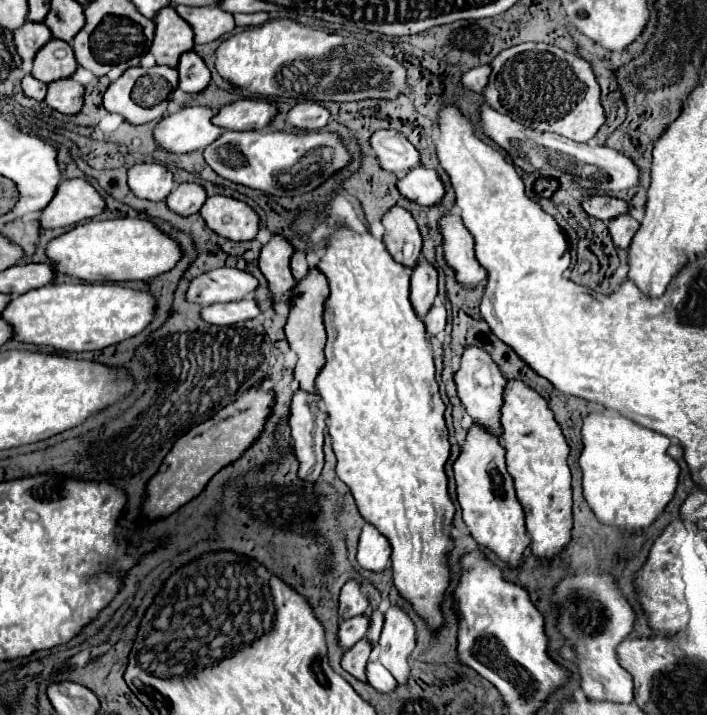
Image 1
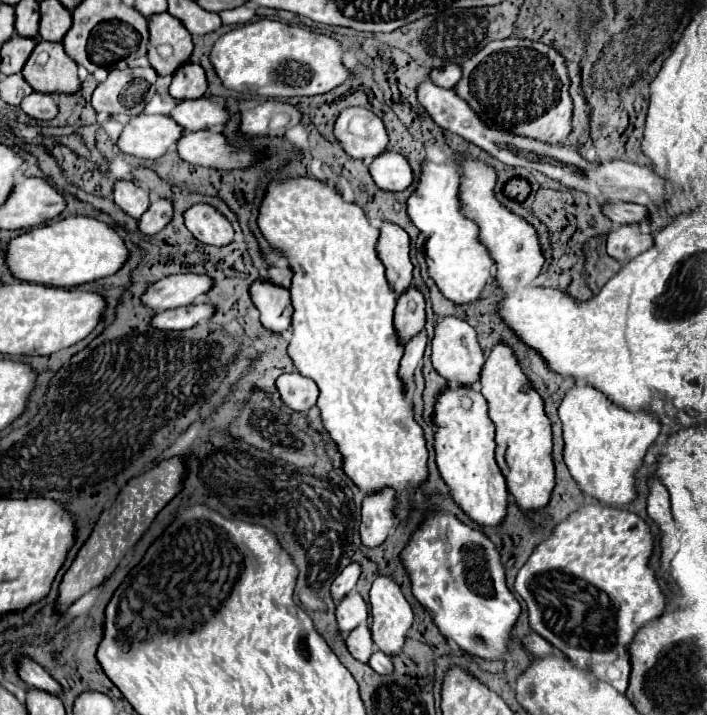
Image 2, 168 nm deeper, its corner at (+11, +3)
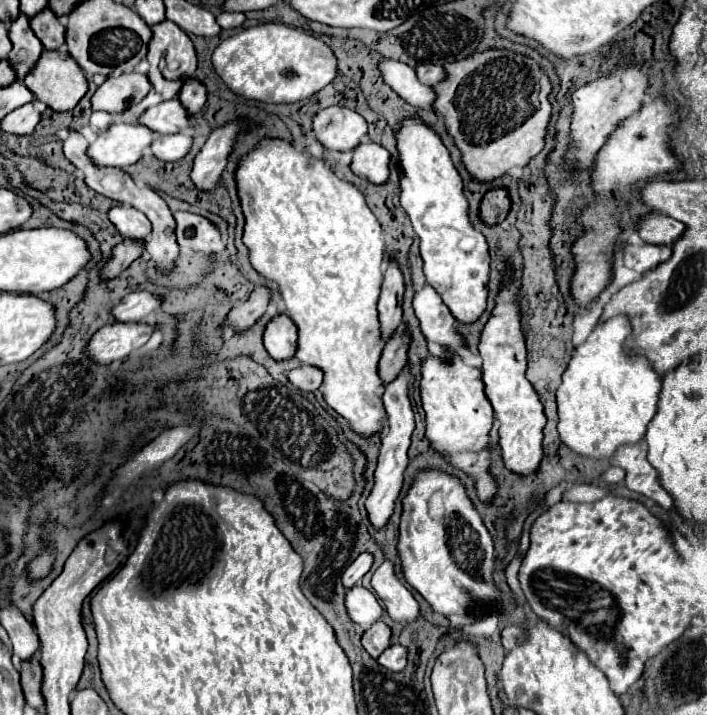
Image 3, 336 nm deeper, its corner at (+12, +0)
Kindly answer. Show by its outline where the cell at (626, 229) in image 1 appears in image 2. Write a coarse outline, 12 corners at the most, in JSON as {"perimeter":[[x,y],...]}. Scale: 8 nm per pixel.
{"perimeter":[[639,224],[609,232],[607,254],[615,260],[635,258],[653,246],[653,236]]}

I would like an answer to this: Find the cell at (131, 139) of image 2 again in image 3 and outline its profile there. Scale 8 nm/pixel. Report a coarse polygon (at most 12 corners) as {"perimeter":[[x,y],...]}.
{"perimeter":[[110,125],[86,155],[98,167],[136,163],[156,135],[142,125]]}

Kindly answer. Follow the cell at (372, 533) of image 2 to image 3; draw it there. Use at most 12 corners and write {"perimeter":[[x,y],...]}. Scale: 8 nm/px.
{"perimeter":[[404,373],[382,397],[388,433],[366,499],[384,527],[402,489],[414,413]]}

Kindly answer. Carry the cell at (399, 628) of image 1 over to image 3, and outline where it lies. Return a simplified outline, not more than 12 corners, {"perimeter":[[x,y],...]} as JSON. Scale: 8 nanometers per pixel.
{"perimeter":[[384,561],[372,589],[394,621],[412,623],[418,601]]}

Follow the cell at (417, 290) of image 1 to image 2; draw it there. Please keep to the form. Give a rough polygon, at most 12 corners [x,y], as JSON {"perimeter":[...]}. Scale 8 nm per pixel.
{"perimeter":[[409,286],[395,308],[395,328],[407,342],[425,326],[425,298]]}

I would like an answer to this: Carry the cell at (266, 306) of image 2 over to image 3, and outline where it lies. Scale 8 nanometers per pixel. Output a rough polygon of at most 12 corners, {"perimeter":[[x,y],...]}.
{"perimeter":[[276,315],[264,345],[276,361],[292,359],[298,333],[292,319]]}

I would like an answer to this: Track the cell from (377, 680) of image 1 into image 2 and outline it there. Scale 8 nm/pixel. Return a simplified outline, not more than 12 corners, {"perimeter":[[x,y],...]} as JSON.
{"perimeter":[[373,652],[369,666],[377,674],[391,674],[393,664],[391,658]]}

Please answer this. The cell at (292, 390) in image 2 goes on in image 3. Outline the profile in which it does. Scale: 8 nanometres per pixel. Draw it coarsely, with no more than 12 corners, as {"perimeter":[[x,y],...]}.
{"perimeter":[[300,365],[288,379],[304,391],[316,391],[322,383],[322,369]]}

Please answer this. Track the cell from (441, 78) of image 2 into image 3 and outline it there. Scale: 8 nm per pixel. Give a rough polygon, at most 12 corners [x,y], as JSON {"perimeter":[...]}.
{"perimeter":[[418,63],[420,83],[432,87],[444,77],[434,63]]}

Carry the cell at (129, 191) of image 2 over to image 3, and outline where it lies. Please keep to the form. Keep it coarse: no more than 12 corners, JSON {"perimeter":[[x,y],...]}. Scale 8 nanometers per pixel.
{"perimeter":[[130,205],[110,209],[108,219],[124,239],[146,243],[148,217]]}

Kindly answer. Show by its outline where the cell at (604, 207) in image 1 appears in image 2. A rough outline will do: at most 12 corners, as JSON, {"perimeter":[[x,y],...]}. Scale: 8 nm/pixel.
{"perimeter":[[603,204],[603,214],[615,224],[647,218],[639,204]]}

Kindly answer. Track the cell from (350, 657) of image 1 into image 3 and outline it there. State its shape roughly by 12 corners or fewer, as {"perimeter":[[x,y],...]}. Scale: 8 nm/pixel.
{"perimeter":[[376,621],[362,637],[372,657],[390,645],[390,627]]}

